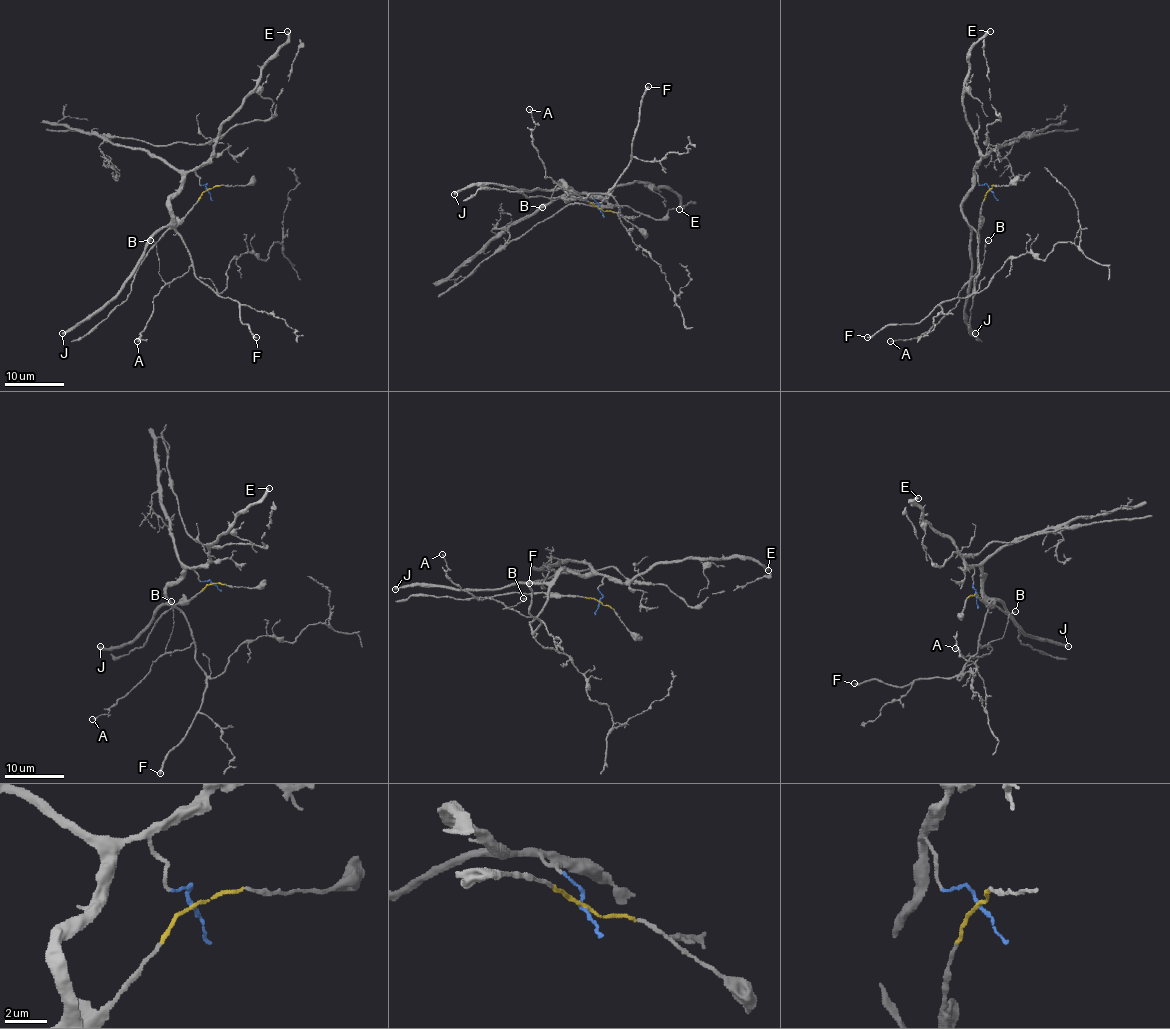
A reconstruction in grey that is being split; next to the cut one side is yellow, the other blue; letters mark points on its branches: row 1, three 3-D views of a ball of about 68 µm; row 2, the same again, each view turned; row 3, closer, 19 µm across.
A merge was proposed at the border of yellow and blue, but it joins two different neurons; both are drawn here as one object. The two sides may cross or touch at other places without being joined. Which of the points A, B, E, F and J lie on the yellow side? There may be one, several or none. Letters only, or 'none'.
none

